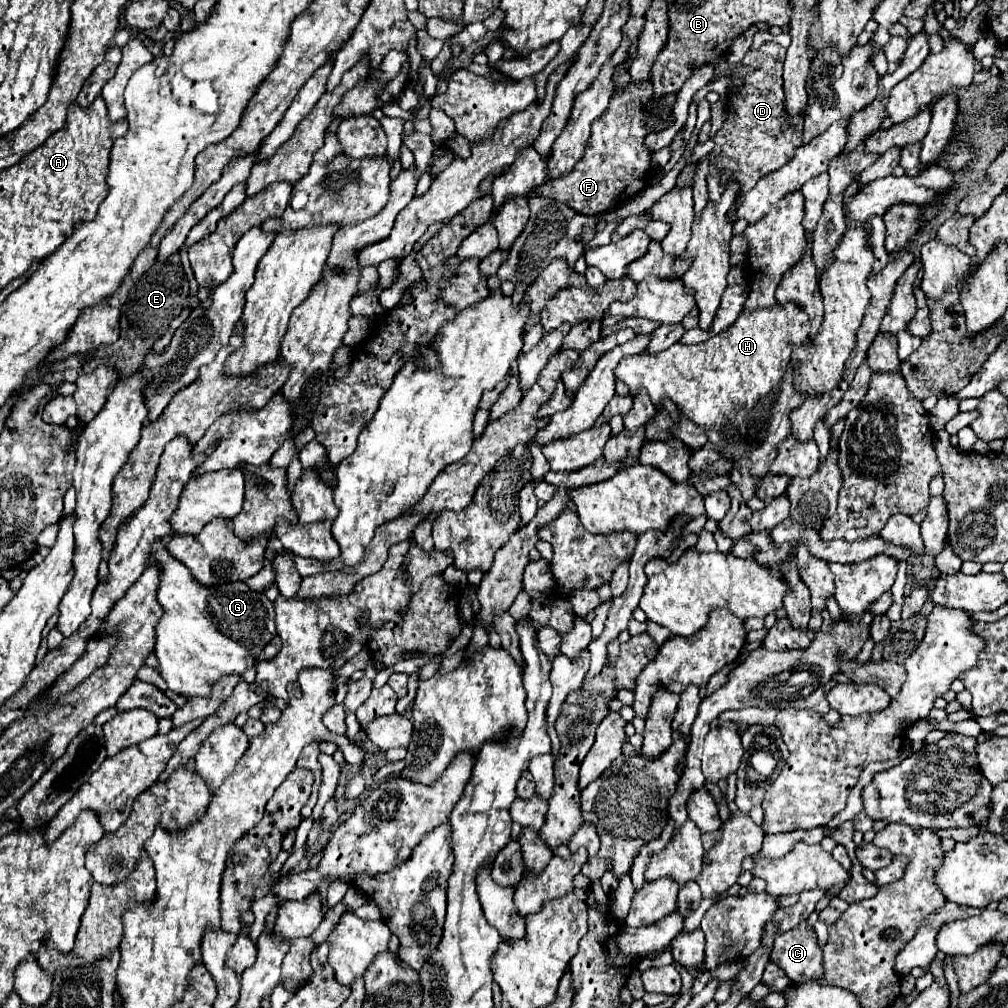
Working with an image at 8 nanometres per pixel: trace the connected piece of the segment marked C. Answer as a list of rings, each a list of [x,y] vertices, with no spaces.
[[[807,922],[775,936],[771,962],[775,962],[791,982],[823,978],[823,950]]]

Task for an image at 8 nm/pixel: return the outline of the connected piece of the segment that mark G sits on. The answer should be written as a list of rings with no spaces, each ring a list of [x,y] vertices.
[[[163,540],[151,548],[151,562],[157,564],[161,578],[157,588],[157,600],[163,608],[163,616],[155,626],[155,656],[159,662],[159,674],[173,692],[191,696],[207,696],[211,684],[225,674],[243,674],[249,666],[255,664],[253,652],[261,652],[277,634],[275,630],[275,610],[273,602],[265,594],[251,590],[245,582],[203,586],[199,584],[185,564],[175,560]]]

